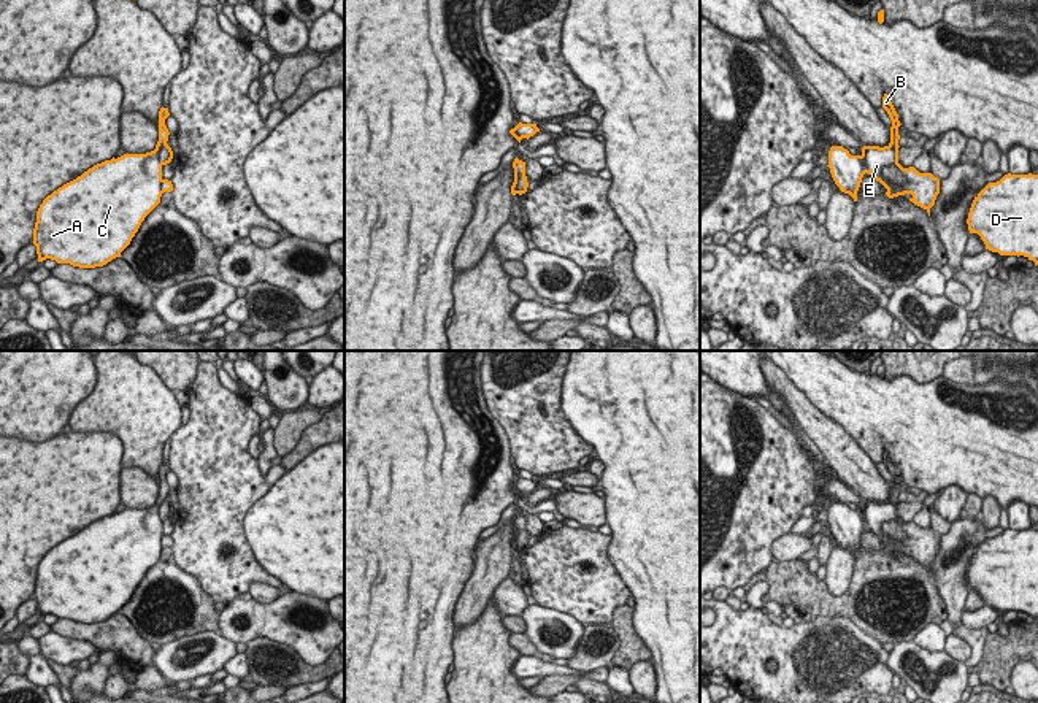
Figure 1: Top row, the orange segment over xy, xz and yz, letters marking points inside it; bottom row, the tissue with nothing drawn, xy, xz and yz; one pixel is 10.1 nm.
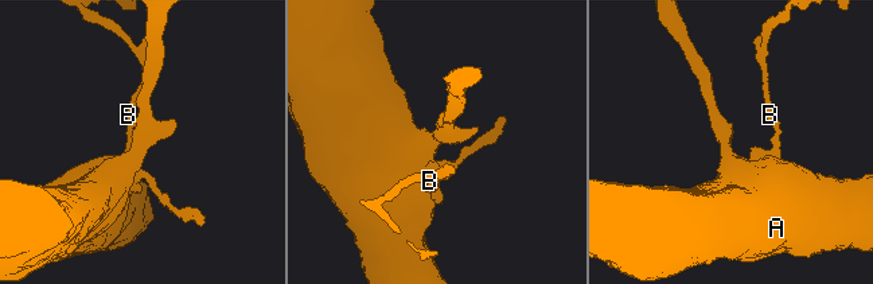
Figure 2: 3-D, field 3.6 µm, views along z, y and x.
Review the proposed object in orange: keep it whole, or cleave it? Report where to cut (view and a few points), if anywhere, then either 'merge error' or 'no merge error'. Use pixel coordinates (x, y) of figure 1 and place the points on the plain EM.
cut yz (897, 516), (884, 526), (899, 543), (895, 548); merge error

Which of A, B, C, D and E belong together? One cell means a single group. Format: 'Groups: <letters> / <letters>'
Groups: A B C D / E.

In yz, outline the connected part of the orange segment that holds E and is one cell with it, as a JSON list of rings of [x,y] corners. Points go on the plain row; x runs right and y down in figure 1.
[[[863,501],[862,514],[868,530],[871,530],[884,543],[894,544],[895,547],[900,546],[900,541],[897,541],[884,530],[884,525],[887,522],[895,521],[898,517],[898,506],[895,503]]]

